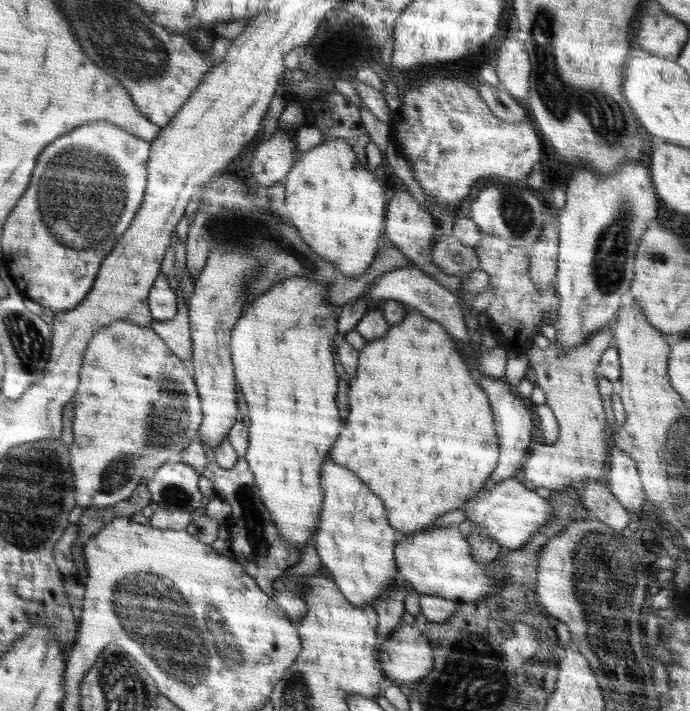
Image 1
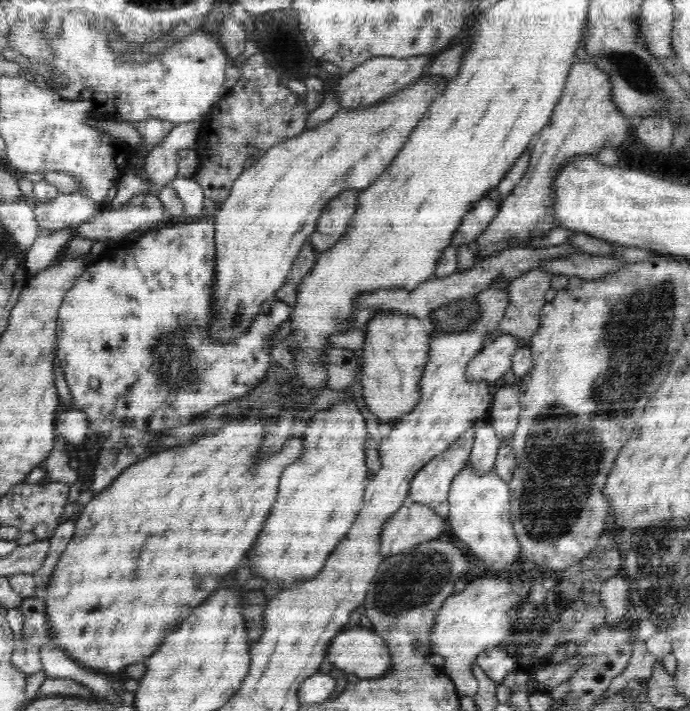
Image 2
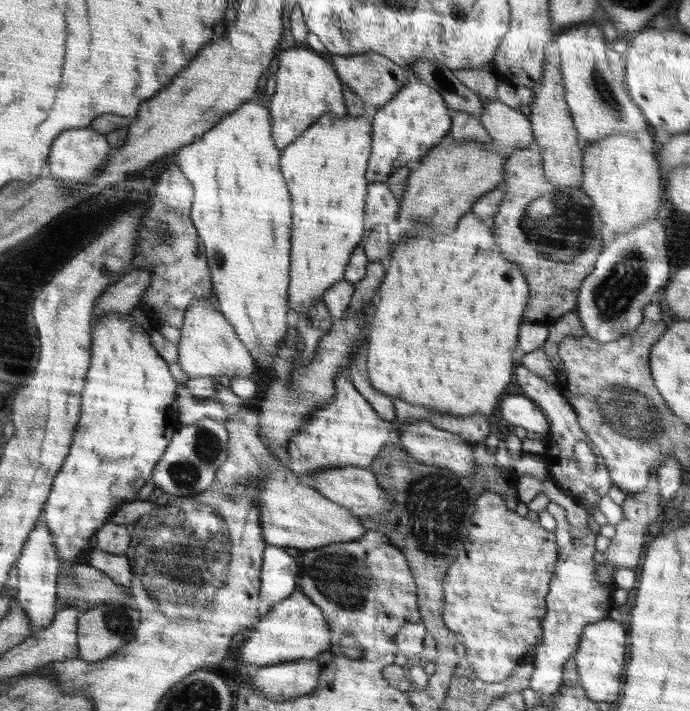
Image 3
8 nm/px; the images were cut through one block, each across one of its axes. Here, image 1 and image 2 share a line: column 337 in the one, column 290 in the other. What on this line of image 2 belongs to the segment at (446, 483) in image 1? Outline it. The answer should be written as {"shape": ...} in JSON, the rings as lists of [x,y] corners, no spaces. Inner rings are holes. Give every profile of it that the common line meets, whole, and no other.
{"shape":[[[250,414],[242,420],[234,420],[226,426],[222,426],[216,432],[208,432],[202,438],[198,438],[196,442],[188,444],[186,448],[172,448],[172,450],[159,451],[153,456],[144,460],[138,460],[126,468],[108,488],[99,492],[94,498],[88,502],[87,506],[82,509],[79,517],[75,521],[76,526],[72,540],[68,542],[66,550],[62,552],[60,560],[57,562],[56,570],[52,574],[50,584],[45,588],[44,603],[45,613],[47,614],[47,623],[51,632],[53,632],[52,643],[63,648],[63,651],[73,658],[78,664],[91,668],[98,673],[109,675],[122,672],[126,666],[144,662],[147,657],[153,655],[158,646],[162,644],[162,640],[174,632],[182,620],[186,620],[186,616],[192,612],[192,608],[196,608],[200,602],[204,602],[210,594],[220,587],[220,580],[224,574],[232,572],[246,556],[246,552],[252,548],[256,536],[260,534],[268,514],[272,511],[272,504],[276,500],[276,492],[278,492],[278,480],[280,480],[280,472],[292,464],[296,458],[300,458],[302,454],[302,440],[290,438],[290,442],[282,448],[282,452],[256,462],[254,454],[258,450],[258,446],[262,444],[262,436],[266,434],[266,428],[262,424],[262,420],[258,418],[258,414]]]}

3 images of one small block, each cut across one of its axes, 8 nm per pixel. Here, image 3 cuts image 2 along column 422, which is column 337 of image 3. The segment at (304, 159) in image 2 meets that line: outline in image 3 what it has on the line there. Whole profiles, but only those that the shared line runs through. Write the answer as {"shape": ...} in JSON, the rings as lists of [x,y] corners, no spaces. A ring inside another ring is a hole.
{"shape":[[[306,45],[294,46],[282,51],[276,75],[276,88],[269,100],[272,138],[275,145],[284,150],[309,126],[324,114],[341,117],[347,114],[342,82],[327,56],[319,54]]]}

